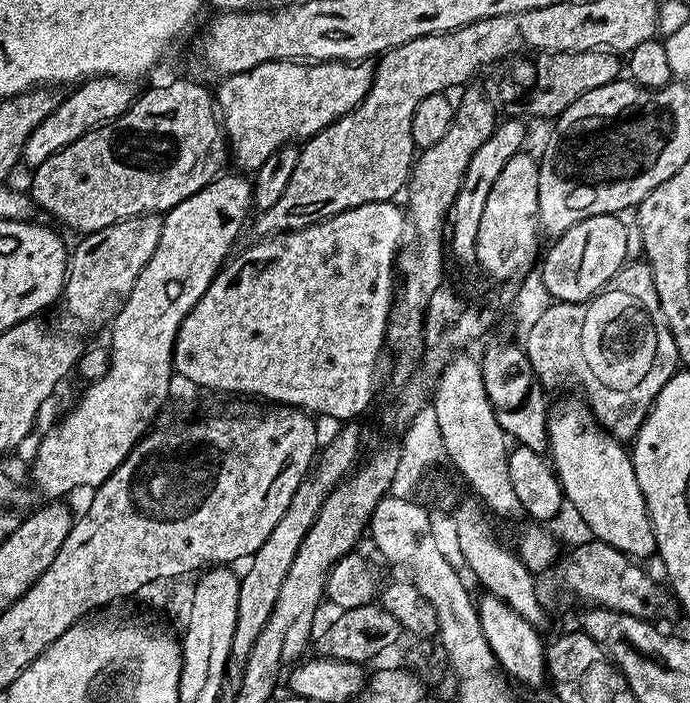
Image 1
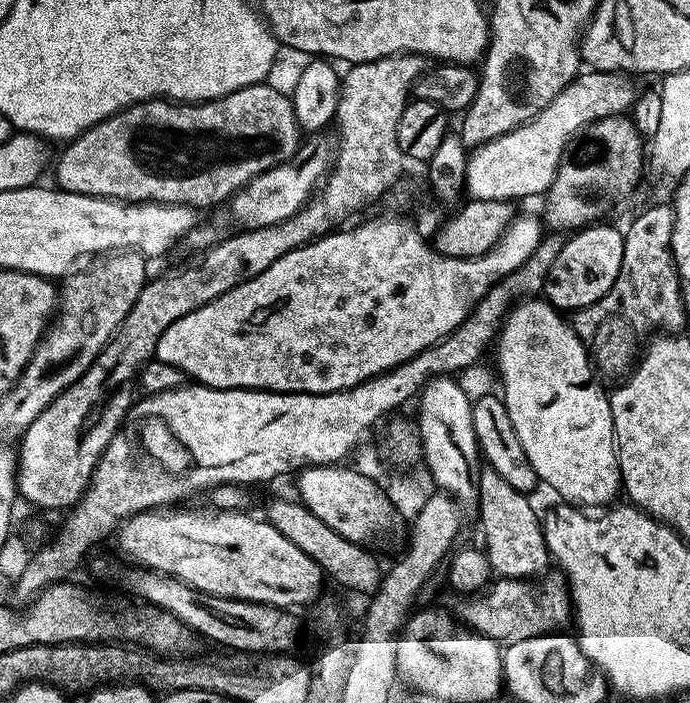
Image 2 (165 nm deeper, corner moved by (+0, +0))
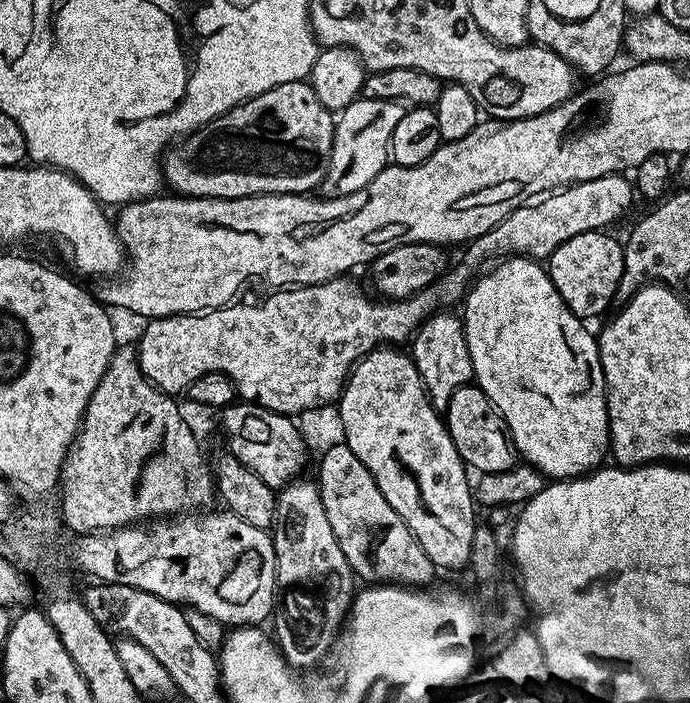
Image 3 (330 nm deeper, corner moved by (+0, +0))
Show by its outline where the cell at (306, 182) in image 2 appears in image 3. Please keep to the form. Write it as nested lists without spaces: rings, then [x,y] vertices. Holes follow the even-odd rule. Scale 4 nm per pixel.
[[[357,98],[352,104],[346,106],[343,111],[335,117],[336,129],[334,130],[334,142],[328,169],[324,175],[322,192],[325,197],[345,196],[352,194],[354,190],[362,190],[382,174],[384,168],[389,167],[390,138],[394,134],[394,126],[398,126],[402,114],[406,111],[405,105],[399,100],[365,100]]]

